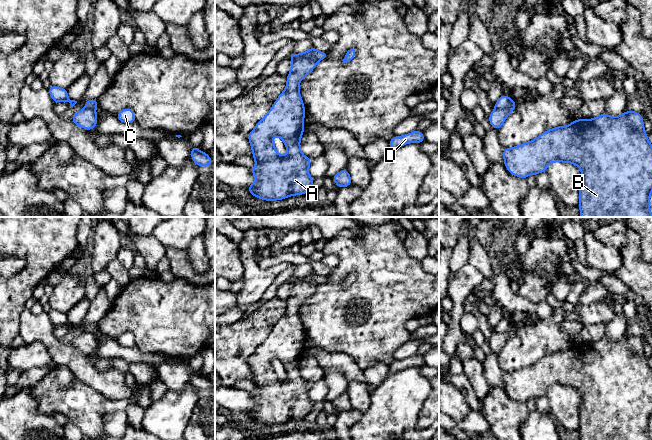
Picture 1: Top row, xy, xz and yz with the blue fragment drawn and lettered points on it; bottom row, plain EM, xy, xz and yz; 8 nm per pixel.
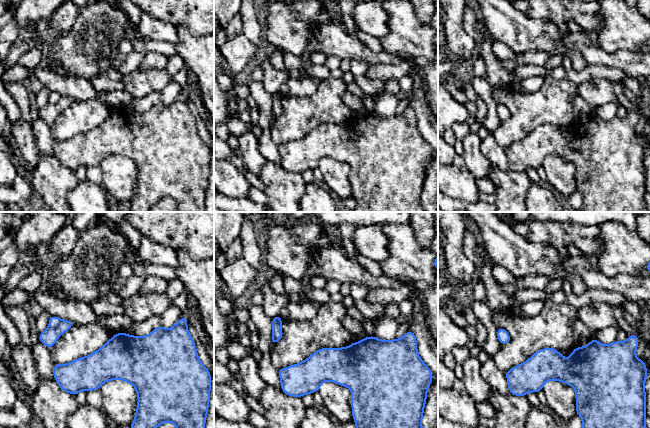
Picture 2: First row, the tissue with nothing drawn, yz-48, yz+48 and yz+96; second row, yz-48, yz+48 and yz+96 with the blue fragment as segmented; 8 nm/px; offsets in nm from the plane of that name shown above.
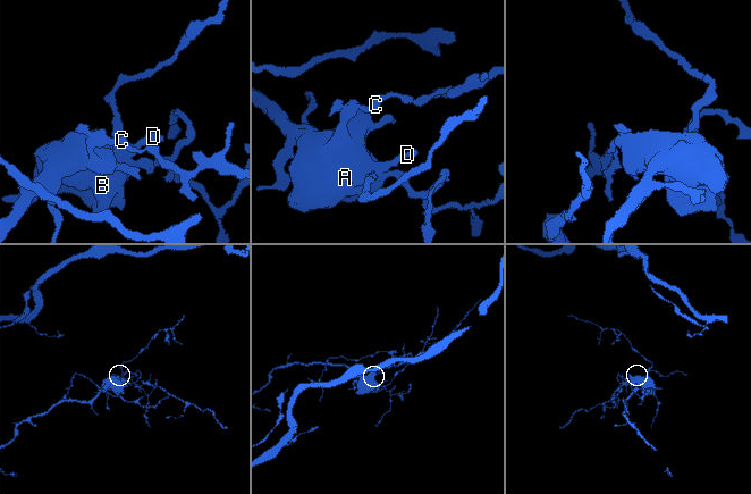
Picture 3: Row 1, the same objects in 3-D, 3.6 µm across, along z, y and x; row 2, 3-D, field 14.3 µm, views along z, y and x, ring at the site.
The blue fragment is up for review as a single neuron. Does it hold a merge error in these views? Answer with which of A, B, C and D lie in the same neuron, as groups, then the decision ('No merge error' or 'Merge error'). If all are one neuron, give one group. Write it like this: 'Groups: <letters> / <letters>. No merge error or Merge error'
Groups: A B D / C. Merge error

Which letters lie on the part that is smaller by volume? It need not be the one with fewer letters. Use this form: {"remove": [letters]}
{"remove": ["C"]}

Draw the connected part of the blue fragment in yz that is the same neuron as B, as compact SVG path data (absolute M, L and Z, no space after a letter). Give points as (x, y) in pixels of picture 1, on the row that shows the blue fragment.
M624 111L618 117L611 117L610 115L604 112L599 117L592 118L589 120L576 119L568 126L558 126L553 129L547 130L532 141L523 143L516 147L504 148L503 158L504 164L509 173L524 179L531 174L537 175L540 172L546 172L548 165L552 162L565 162L577 165L582 172L582 179L579 184L580 217L652 217L649 205L649 198L652 193L652 145L649 142L647 134L645 132L642 115L638 112Z

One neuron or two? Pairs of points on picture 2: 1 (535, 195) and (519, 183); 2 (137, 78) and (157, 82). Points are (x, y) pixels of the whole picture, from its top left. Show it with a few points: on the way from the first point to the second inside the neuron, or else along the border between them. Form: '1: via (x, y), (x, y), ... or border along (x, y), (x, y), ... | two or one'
1: border along (532, 183), (524, 201) | two
2: via (142, 81), (152, 81) | one

